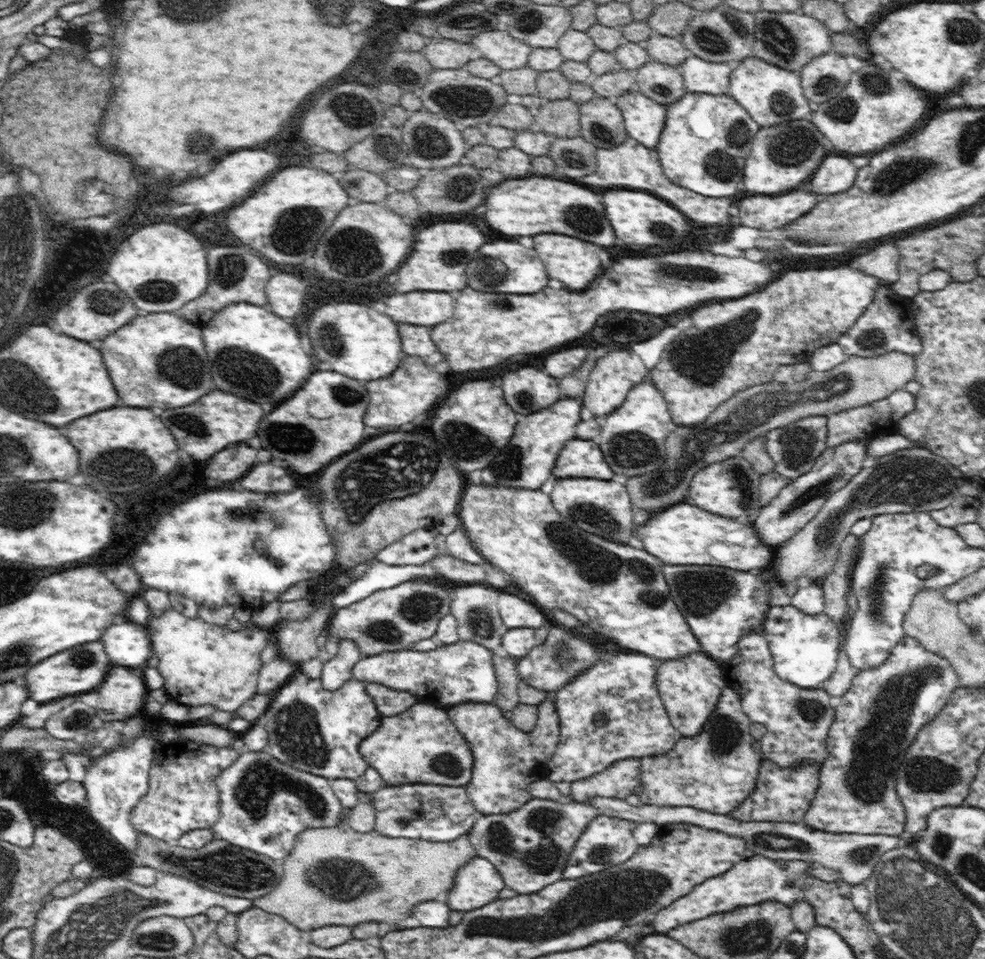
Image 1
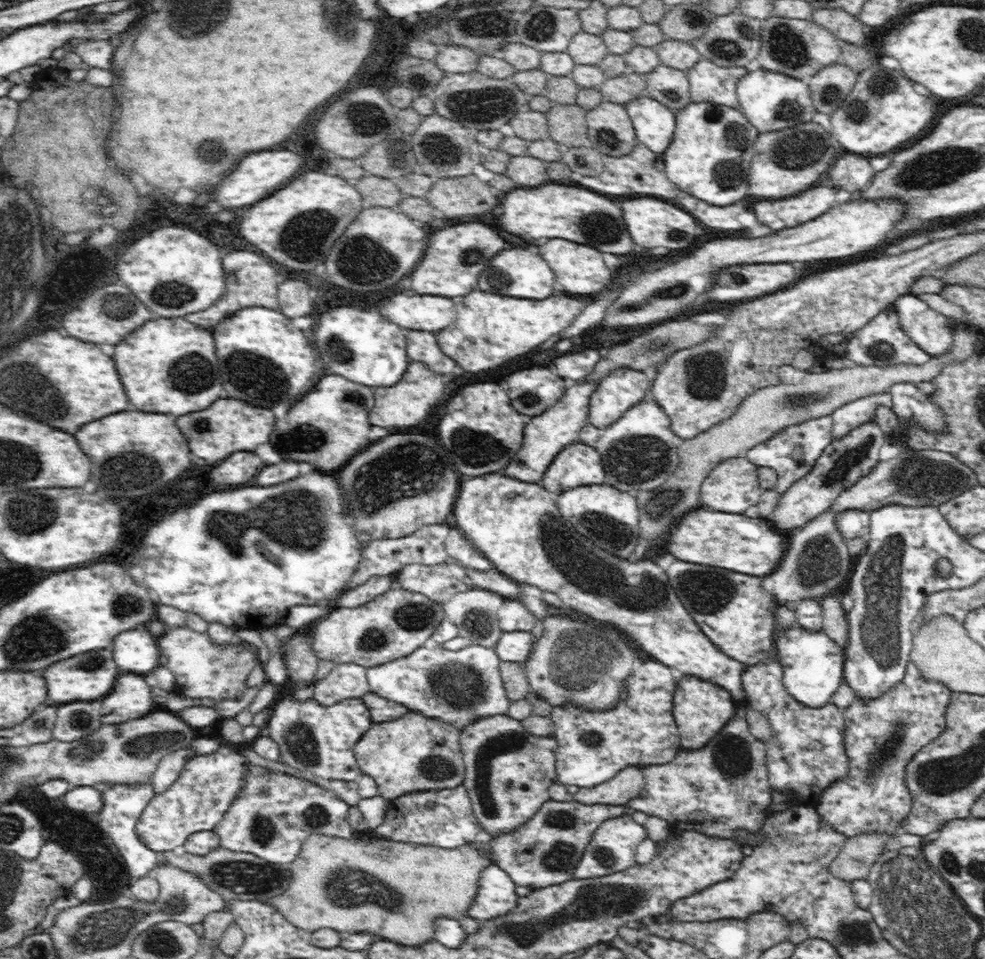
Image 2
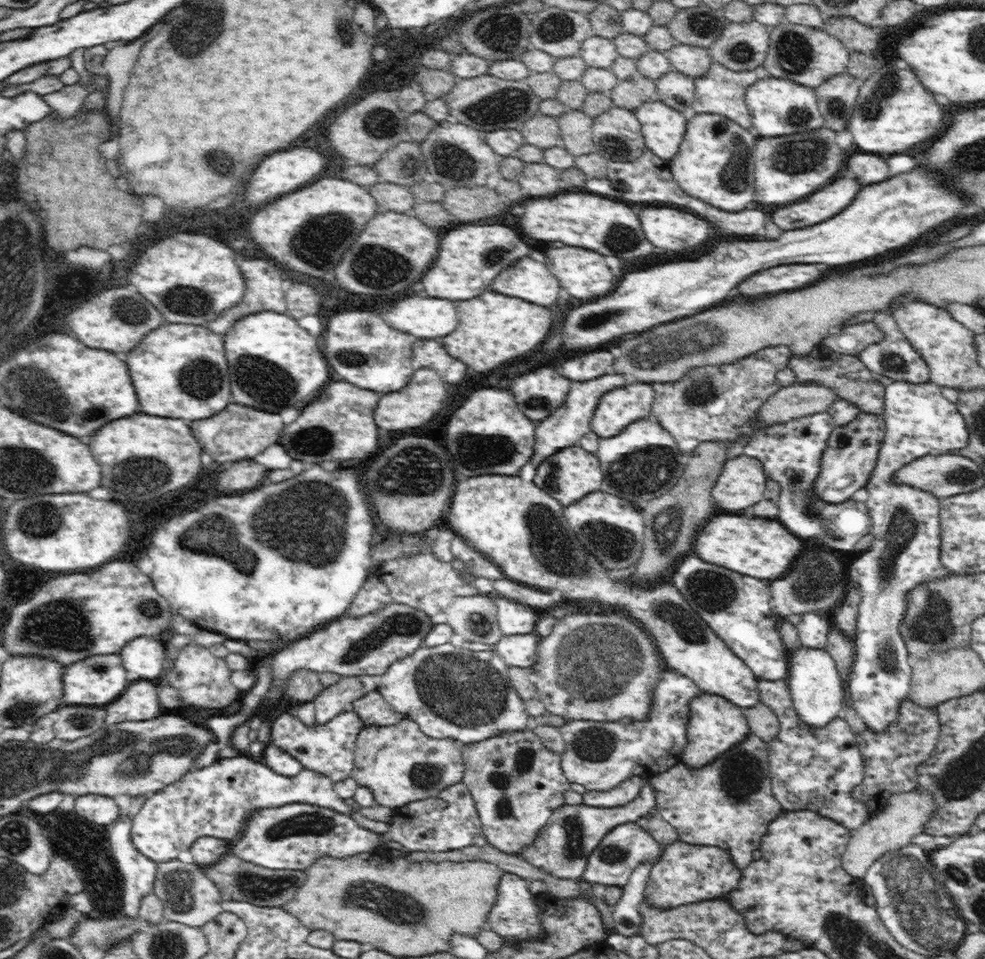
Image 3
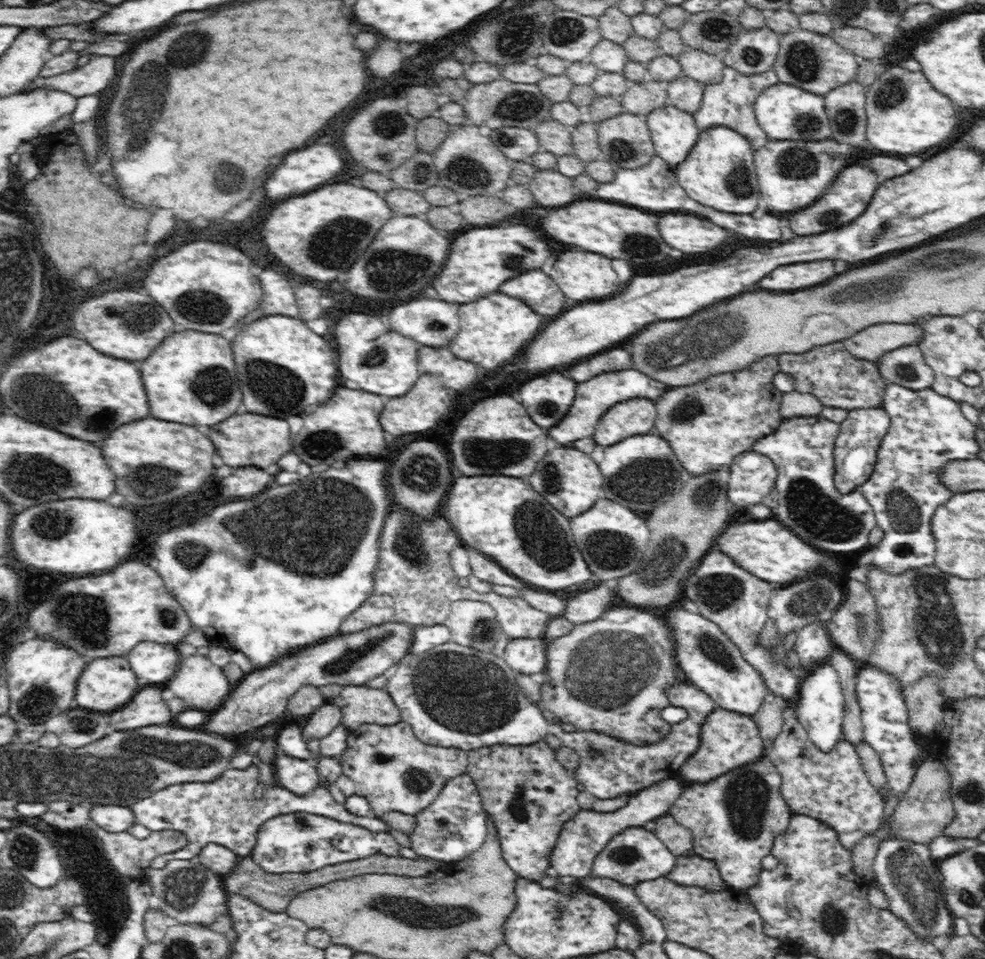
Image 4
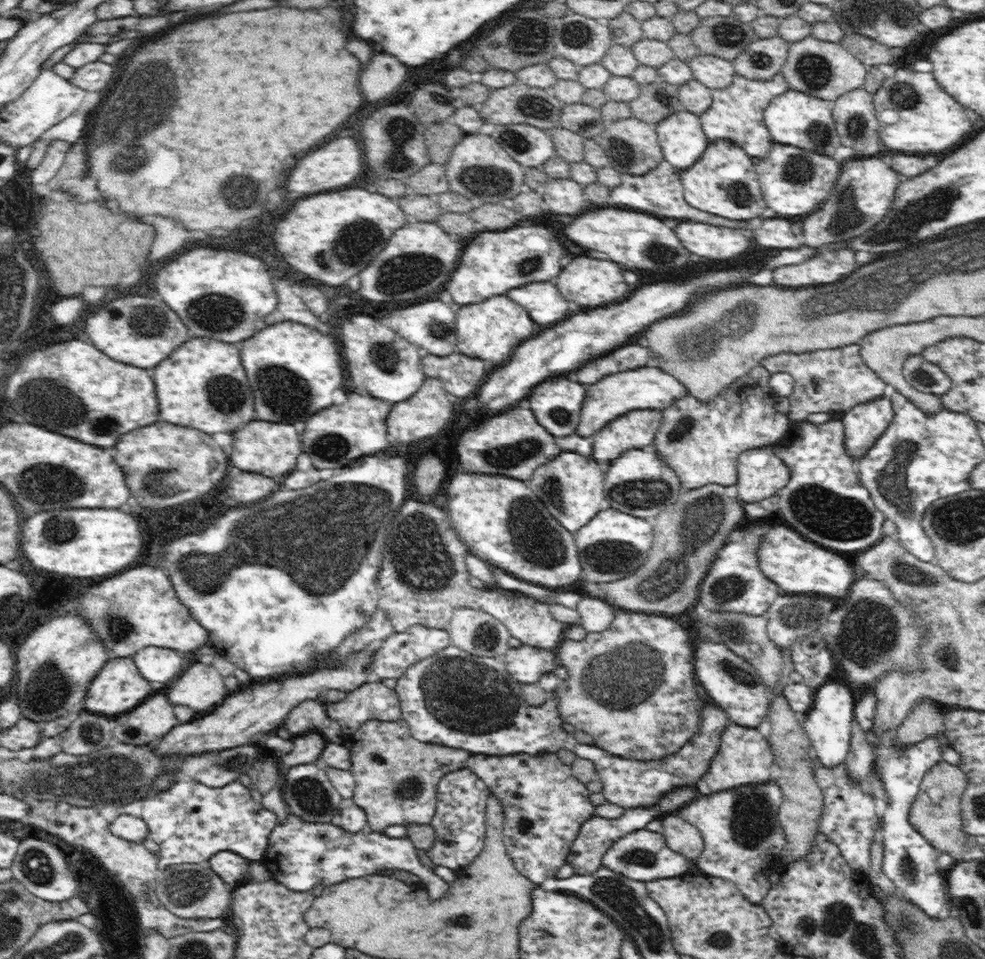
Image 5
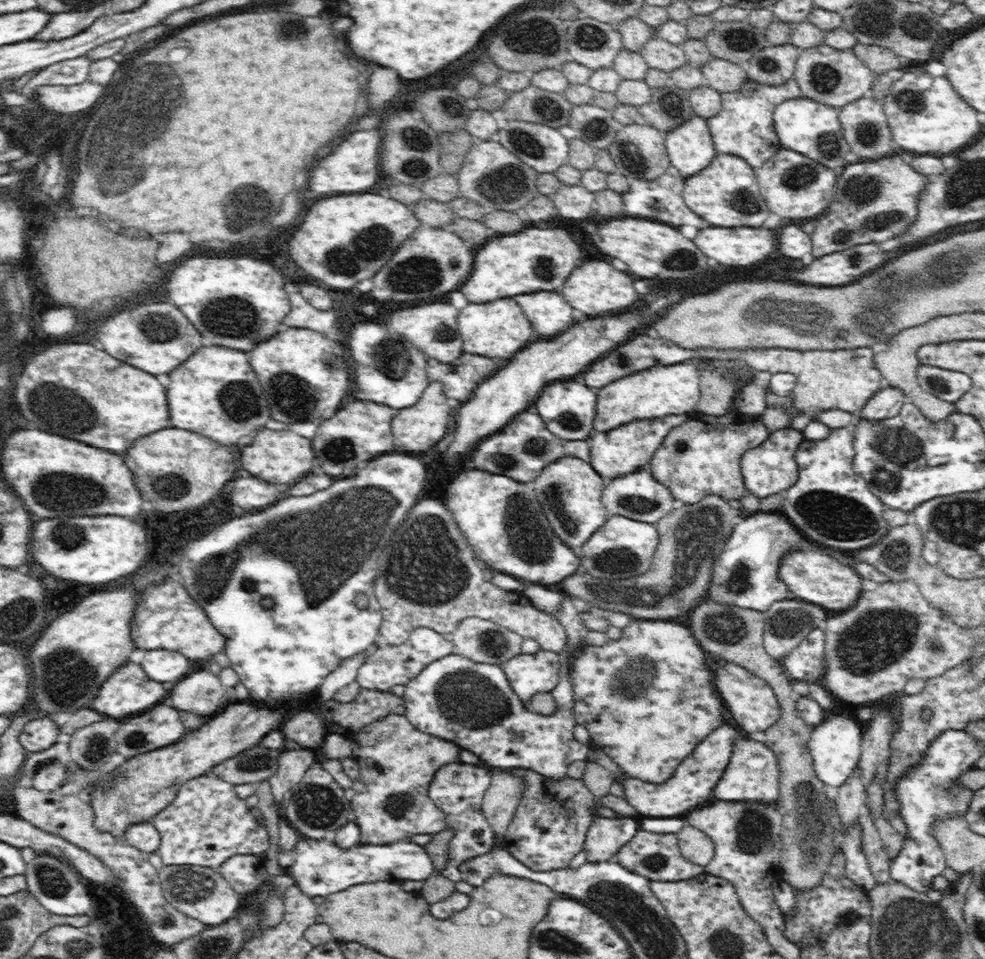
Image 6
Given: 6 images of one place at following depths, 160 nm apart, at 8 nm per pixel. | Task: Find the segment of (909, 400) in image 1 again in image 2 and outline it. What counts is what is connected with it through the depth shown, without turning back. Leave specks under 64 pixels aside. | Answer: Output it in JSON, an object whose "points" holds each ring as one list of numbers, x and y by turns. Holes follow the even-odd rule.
{"points":[[889,392,853,399,838,407,831,414,833,438,842,438,862,423,874,421,875,412,879,406,891,408,892,400]]}

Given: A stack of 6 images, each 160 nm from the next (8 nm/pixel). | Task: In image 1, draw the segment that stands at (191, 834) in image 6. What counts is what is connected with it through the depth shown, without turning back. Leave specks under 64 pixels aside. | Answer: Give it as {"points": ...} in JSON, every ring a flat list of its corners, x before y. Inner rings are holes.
{"points":[[179,740,174,746,154,746,150,758,148,792,136,802,130,812,134,828,153,840,170,842,196,829,209,829,219,816,216,778,238,759,240,747,210,746]]}

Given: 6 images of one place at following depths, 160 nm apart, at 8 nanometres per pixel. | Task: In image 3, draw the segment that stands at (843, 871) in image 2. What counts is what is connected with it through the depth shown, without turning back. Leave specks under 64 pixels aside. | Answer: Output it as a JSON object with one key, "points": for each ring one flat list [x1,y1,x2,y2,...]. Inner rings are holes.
{"points":[[910,791,893,794,888,799,886,808,874,815,860,828,853,830,848,839,845,853,841,856,842,868,851,877,864,878,868,868,882,855,899,849,911,848,910,838,922,833,924,822,928,822,930,814,936,810,934,799,930,793]]}

